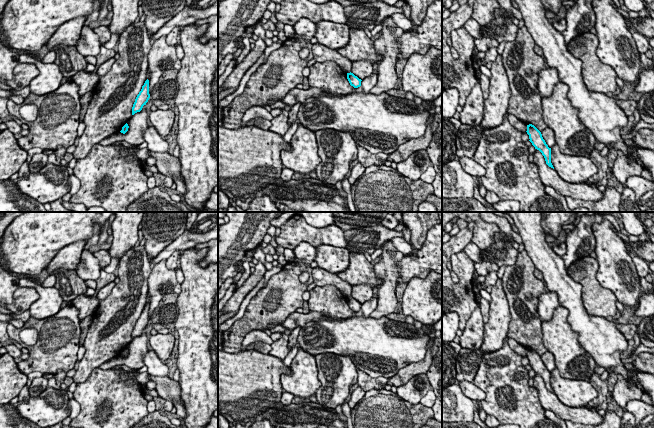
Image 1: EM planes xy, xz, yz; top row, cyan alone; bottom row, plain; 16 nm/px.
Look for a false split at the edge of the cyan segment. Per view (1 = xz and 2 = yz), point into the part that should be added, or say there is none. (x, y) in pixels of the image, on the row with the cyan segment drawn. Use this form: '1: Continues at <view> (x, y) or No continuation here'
1: No continuation here
2: No continuation here

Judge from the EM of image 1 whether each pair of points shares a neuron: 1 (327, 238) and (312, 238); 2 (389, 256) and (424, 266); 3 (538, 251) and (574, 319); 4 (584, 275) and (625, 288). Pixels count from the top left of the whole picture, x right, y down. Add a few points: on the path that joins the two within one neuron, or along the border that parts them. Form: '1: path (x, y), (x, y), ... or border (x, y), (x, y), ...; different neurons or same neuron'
1: path (323, 238), (316, 238); same neuron
2: border (405, 256), (397, 264), (399, 280); different neurons
3: path (552, 268), (556, 278), (568, 290), (573, 302); same neuron
4: border (596, 259), (598, 265), (596, 279), (614, 295); different neurons

